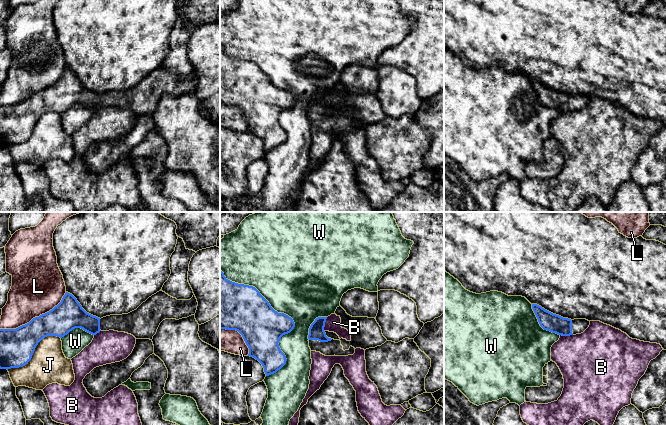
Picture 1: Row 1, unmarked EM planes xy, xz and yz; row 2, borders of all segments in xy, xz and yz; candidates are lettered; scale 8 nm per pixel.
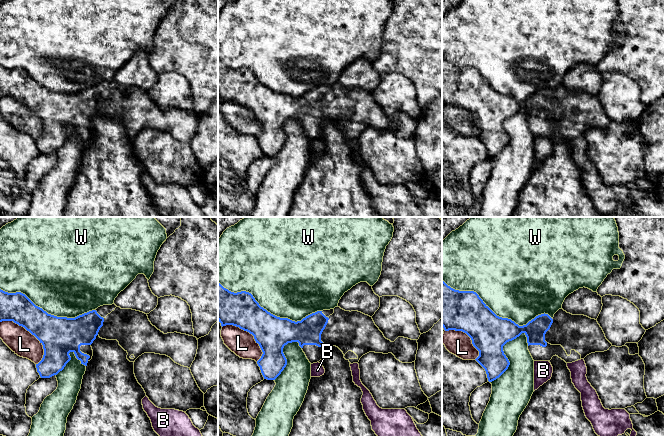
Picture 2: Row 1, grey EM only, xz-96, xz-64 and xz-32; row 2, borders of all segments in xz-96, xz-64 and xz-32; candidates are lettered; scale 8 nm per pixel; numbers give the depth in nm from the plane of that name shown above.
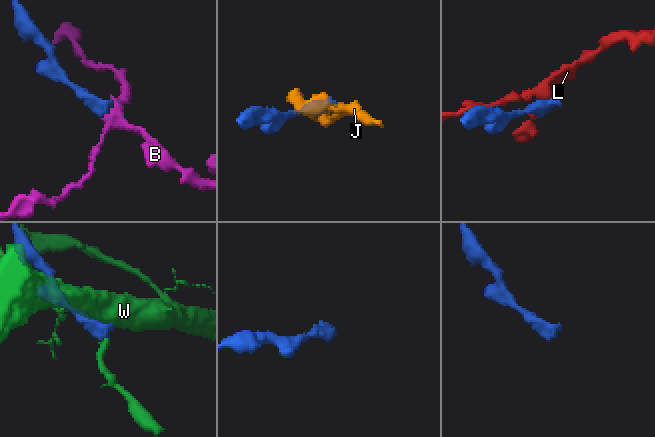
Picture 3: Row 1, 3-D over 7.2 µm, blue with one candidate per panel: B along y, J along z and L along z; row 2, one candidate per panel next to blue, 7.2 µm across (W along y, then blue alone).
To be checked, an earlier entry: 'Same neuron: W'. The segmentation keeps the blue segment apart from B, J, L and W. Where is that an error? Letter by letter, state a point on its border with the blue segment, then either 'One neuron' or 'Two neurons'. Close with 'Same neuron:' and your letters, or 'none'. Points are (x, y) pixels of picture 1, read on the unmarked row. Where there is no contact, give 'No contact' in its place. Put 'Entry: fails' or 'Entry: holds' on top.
Entry: fails
B: Touches blue at xz (324, 100). Two neurons
J: Touches blue at xy (33, 128). Two neurons
L: Touches blue at xy (35, 93). Two neurons
W: Touches blue at xz (283, 89). Two neurons
Same neuron: none

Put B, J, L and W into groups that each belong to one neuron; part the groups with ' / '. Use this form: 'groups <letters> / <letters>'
groups B / J / L / W

